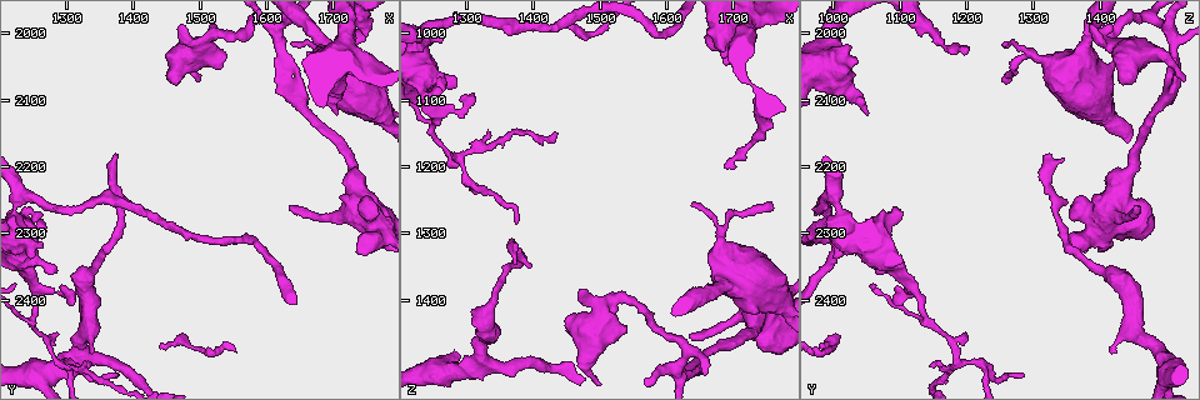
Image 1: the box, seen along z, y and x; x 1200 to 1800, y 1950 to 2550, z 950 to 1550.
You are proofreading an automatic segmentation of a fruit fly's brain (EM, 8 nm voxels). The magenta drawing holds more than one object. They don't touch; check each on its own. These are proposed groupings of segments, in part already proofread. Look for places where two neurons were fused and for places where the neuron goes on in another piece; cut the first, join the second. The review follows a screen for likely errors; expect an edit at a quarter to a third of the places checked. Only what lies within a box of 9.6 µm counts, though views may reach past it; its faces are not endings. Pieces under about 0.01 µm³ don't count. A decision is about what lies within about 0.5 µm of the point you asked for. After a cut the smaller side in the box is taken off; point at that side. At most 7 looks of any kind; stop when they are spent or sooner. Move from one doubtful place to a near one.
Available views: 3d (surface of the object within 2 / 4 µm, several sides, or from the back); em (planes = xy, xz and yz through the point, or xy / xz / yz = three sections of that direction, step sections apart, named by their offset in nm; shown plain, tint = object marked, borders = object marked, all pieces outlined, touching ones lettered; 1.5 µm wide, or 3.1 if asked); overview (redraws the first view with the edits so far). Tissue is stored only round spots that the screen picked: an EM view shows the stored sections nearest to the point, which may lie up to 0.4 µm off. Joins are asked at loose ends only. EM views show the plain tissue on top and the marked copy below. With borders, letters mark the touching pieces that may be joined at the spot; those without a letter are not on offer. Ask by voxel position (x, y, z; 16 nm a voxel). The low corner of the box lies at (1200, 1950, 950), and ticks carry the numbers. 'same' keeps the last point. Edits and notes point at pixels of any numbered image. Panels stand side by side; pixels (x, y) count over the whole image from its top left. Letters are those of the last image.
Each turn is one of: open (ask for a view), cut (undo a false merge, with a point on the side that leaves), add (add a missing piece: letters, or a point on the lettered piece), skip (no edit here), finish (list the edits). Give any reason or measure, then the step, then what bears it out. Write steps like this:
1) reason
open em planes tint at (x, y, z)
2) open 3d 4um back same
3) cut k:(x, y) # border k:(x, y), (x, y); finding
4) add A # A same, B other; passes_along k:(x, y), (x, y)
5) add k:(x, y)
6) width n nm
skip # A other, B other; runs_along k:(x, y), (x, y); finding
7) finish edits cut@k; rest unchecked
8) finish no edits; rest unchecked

tapers out
open em planes borders at (1635, 2015, 1260)

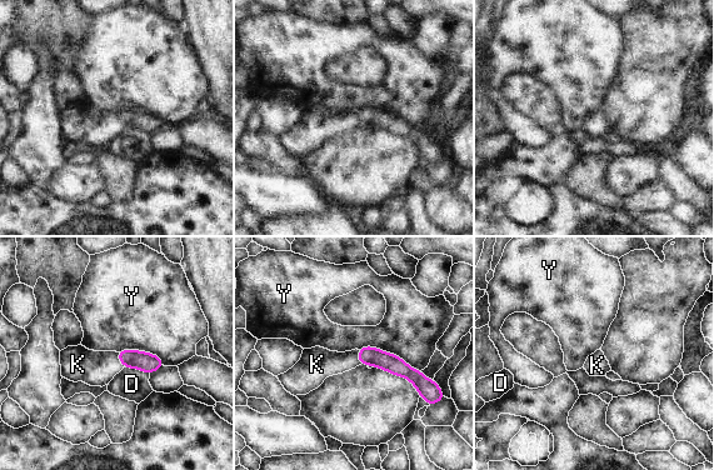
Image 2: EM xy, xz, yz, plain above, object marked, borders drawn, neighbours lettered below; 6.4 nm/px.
add K # D other, K same, Y other; passes_along 2:(367, 355), (358, 358), (320, 363); the neuron continues

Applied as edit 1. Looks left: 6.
sharp bend
open em planes borders at (1580, 2315, 1000)

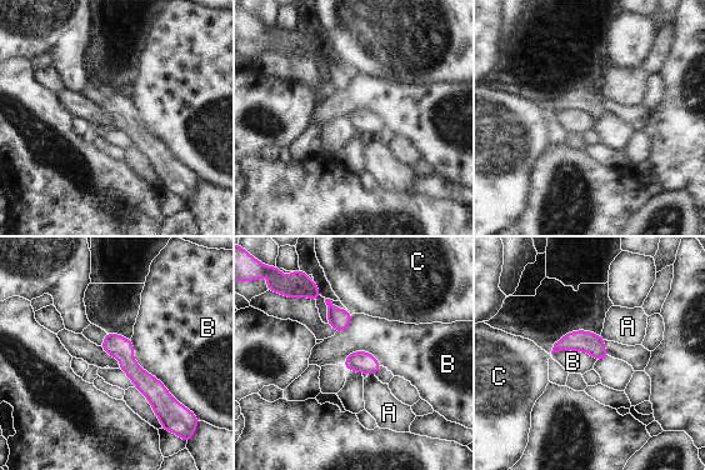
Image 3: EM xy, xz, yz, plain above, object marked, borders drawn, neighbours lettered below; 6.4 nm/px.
skip # A other, B other, C other; all the same neuron

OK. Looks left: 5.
thin end
open em yz step 8 tint at (1370, 2520, 1285)

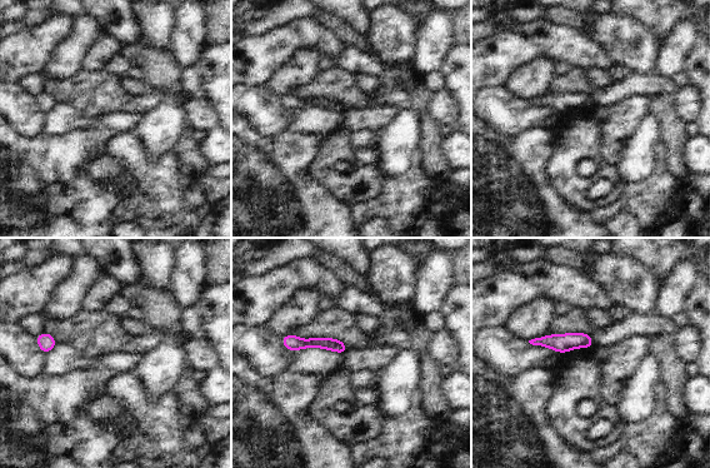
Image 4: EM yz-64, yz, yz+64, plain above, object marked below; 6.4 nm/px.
another direction
open em planes borders same

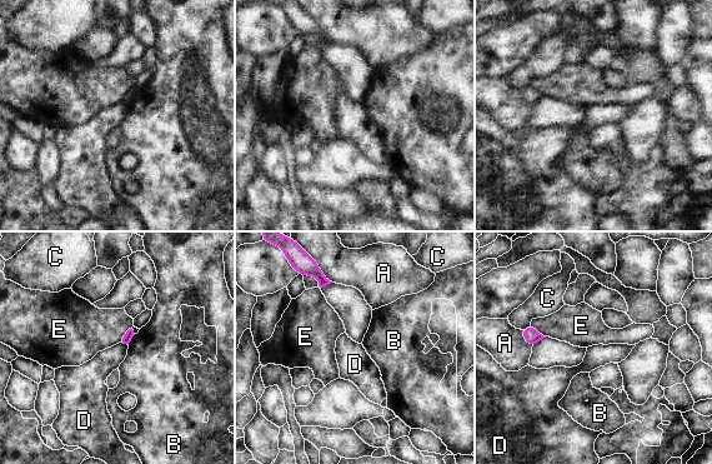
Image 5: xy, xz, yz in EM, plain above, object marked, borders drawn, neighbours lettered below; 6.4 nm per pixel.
skip # A other, B other, C other, D other, E other; border 5:(121, 342), (126, 344); no lettered piece goes on from it

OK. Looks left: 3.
finish edits add@2; rest unchecked

